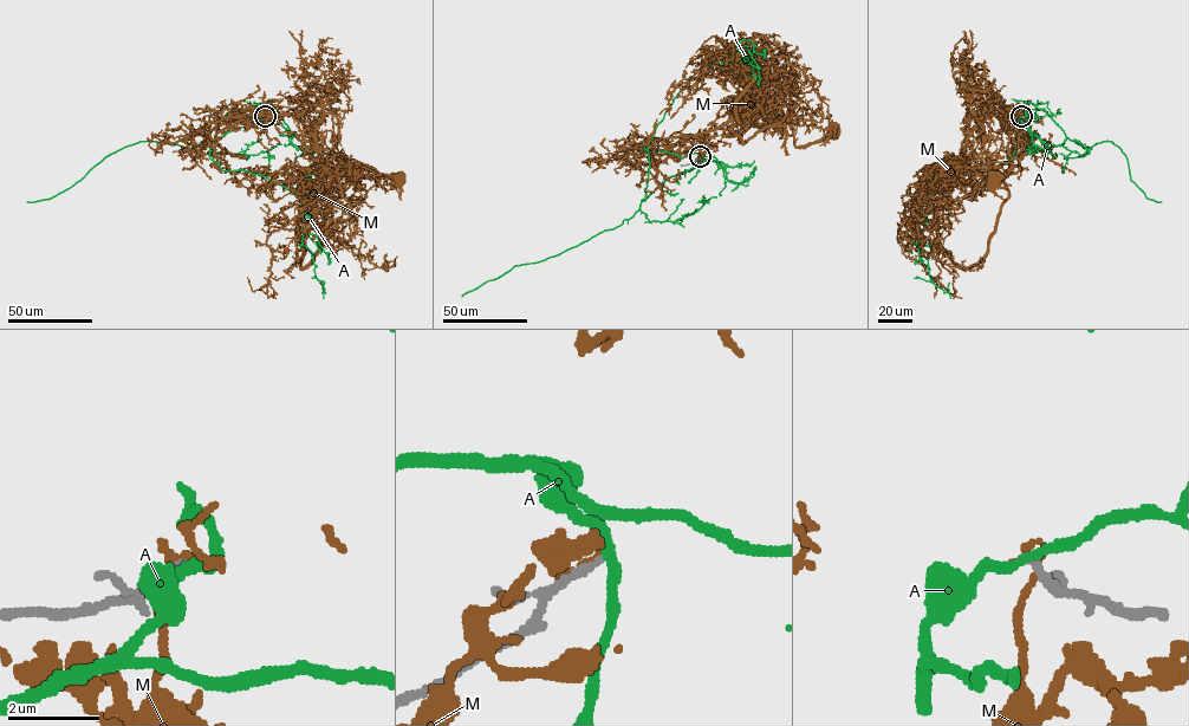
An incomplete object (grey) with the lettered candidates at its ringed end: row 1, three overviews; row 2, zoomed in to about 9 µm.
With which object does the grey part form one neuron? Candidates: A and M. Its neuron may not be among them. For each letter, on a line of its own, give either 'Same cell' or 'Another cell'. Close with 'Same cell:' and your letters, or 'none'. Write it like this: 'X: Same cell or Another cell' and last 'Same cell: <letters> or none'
A: Another cell
M: Another cell
Same cell: none

